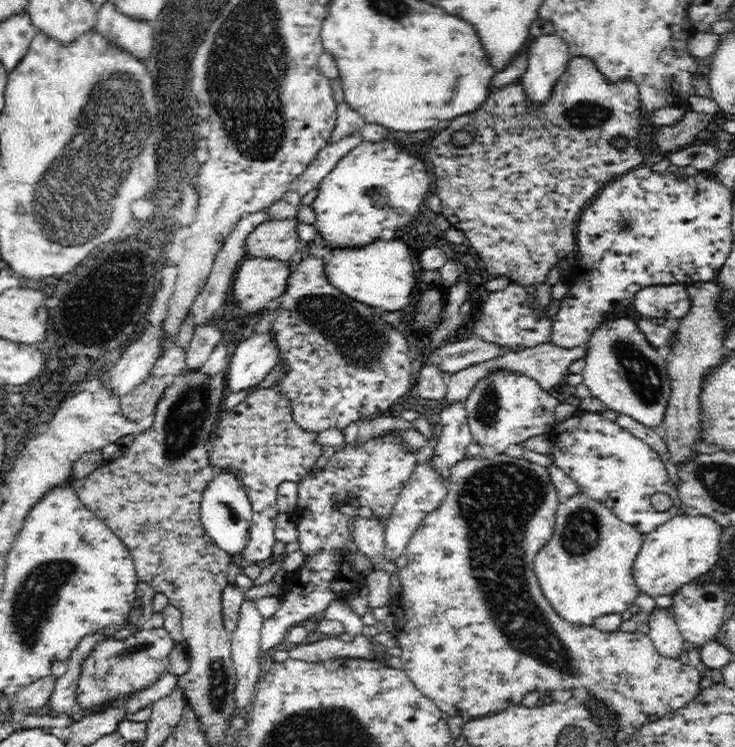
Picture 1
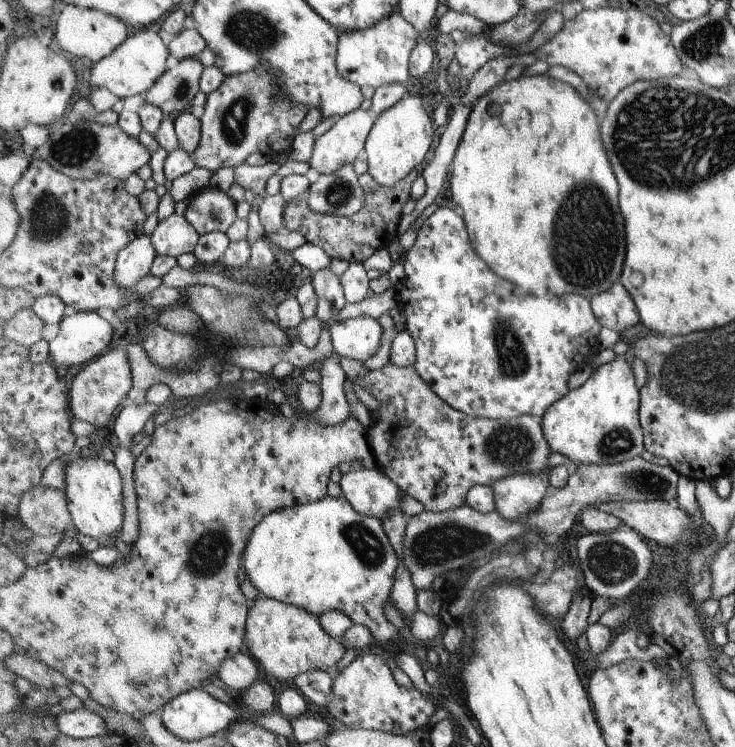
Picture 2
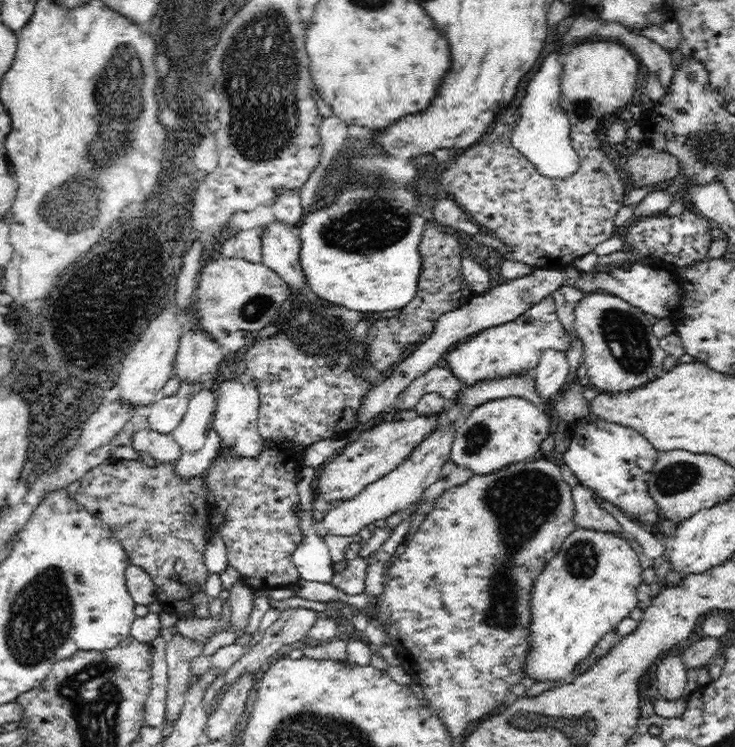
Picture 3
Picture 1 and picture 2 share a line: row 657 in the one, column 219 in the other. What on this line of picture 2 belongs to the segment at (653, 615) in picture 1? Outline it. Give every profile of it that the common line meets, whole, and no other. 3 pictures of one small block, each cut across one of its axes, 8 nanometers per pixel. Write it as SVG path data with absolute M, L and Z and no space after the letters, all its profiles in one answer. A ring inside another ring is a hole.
M239 653L228 658L220 668L218 677L238 695L258 680L258 665L254 664L252 659L248 654Z

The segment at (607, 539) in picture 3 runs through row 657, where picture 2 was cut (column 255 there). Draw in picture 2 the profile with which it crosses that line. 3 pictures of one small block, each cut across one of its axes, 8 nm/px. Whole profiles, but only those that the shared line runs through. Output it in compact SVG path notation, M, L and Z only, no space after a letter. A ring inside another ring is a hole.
M340 494L338 498L325 497L322 501L318 503L309 503L306 505L294 506L288 509L281 509L271 513L266 516L266 518L256 527L253 531L253 535L245 551L245 567L246 575L248 580L260 591L260 594L265 598L270 598L291 606L296 606L297 608L302 608L306 610L309 614L321 617L323 613L328 613L329 611L339 611L341 614L348 616L350 621L354 625L364 626L372 636L374 640L373 649L381 653L381 648L384 644L392 643L399 637L399 629L388 621L385 614L385 605L392 594L392 584L396 584L394 581L394 574L397 574L396 566L399 566L399 556L393 544L390 543L388 536L385 534L385 530L382 527L382 522L378 521L373 517L366 517L359 514L354 508L349 504L348 500Z

